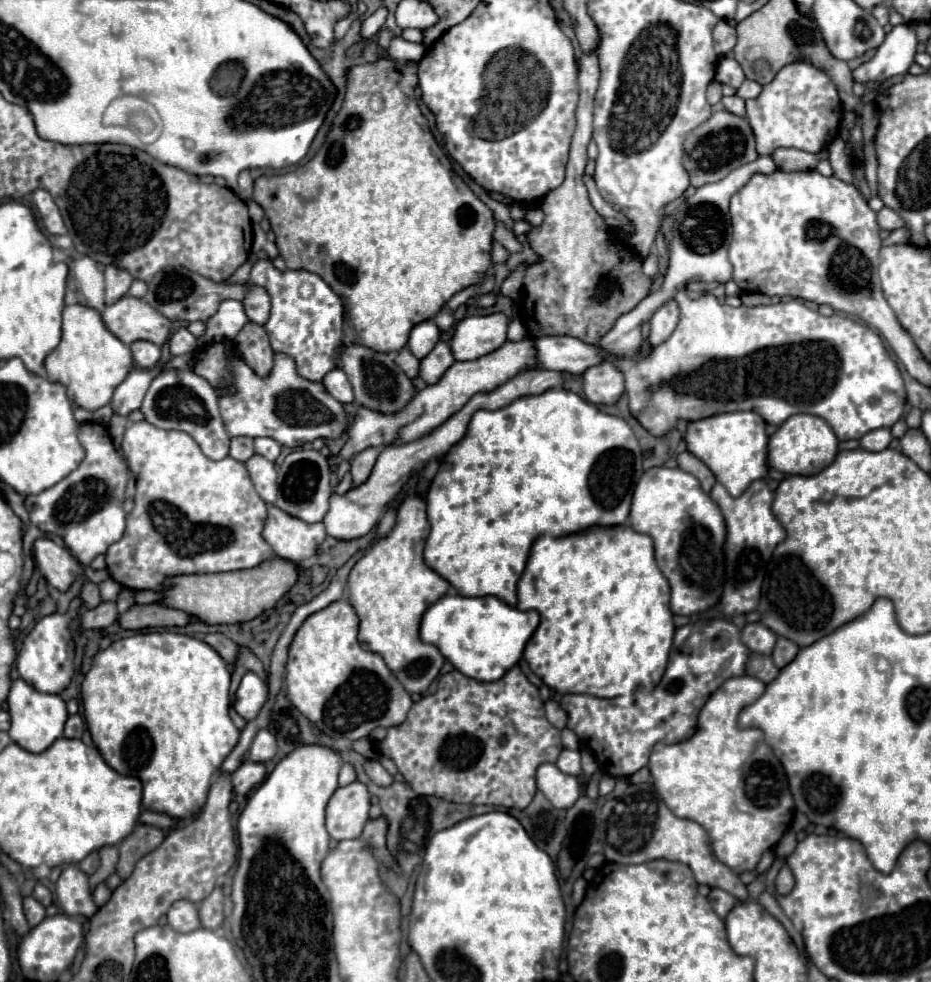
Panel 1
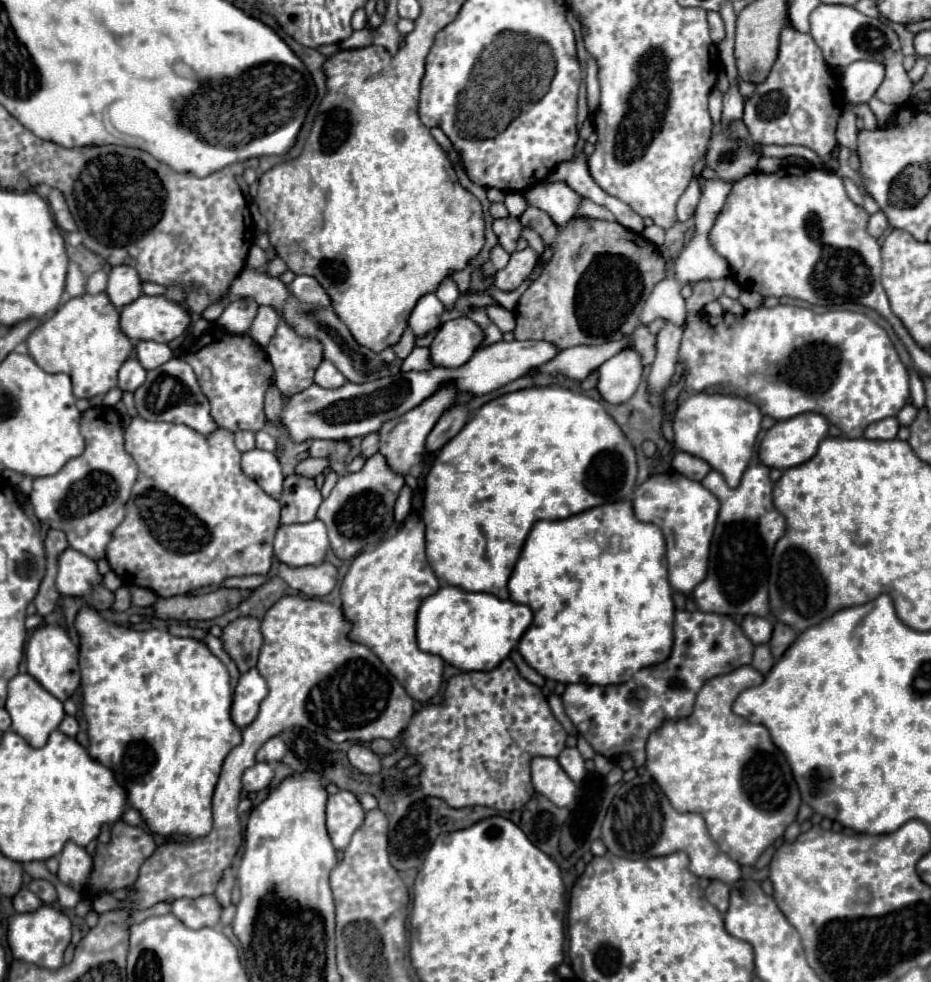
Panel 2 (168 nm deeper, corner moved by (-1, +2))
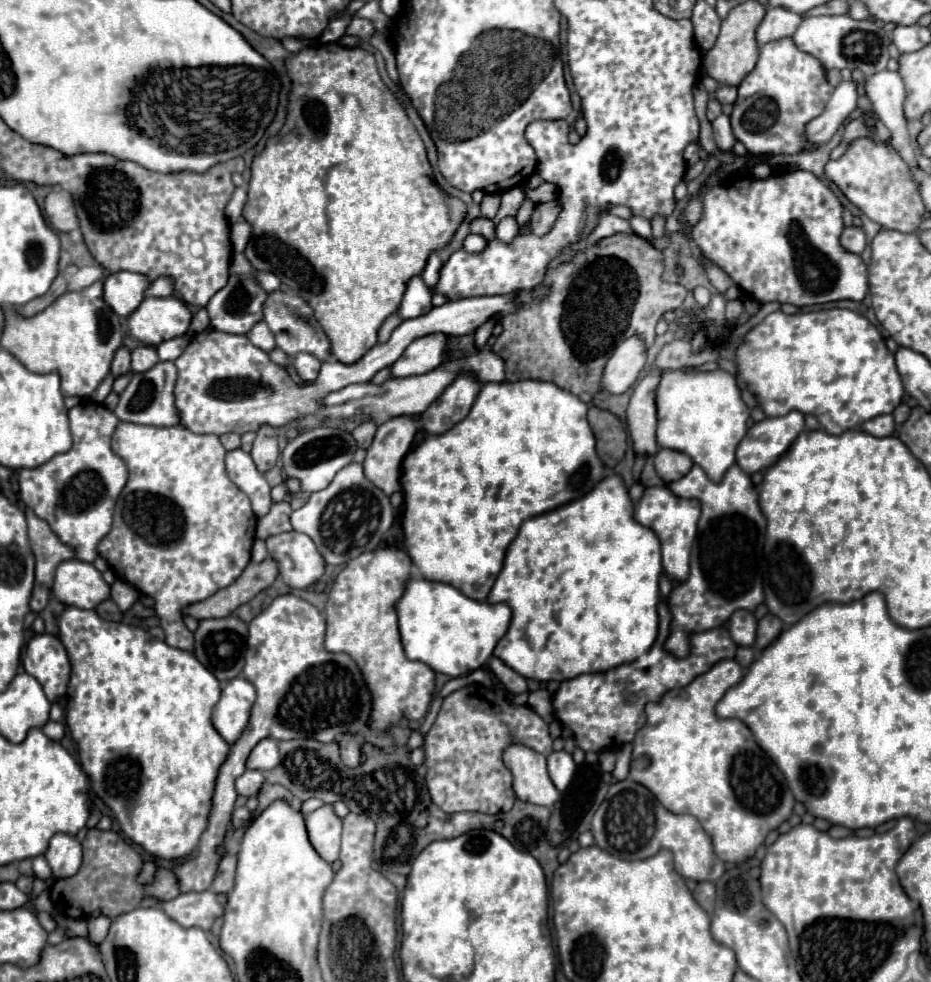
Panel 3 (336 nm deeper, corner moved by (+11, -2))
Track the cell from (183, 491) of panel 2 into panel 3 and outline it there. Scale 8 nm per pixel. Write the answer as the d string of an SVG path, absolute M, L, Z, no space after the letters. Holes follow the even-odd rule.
M120 422L112 434L112 450L126 462L130 480L116 502L112 530L100 540L98 554L112 566L118 578L156 600L156 614L160 616L166 644L192 652L194 636L182 622L182 610L230 586L250 562L256 532L250 500L230 482L224 468L226 450L214 434L194 434L184 426L154 428Z

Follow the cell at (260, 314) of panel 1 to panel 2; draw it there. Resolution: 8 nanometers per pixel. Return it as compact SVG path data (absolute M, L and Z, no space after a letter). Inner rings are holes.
M260 306L248 334L260 346L266 346L270 342L270 338L274 336L274 332L276 332L276 324L278 324L278 312L274 308L270 308L270 306Z

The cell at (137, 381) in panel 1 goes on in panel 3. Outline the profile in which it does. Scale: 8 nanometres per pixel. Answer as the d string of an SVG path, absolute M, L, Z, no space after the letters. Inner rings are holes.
M120 346L112 360L112 374L122 376L126 372L130 372L130 350L126 346Z

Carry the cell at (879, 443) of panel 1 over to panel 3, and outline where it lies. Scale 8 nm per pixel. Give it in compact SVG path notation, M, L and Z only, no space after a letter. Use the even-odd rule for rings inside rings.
M890 414L876 416L876 418L868 420L868 422L864 422L862 430L872 434L872 436L892 436L892 432L894 432L894 418Z

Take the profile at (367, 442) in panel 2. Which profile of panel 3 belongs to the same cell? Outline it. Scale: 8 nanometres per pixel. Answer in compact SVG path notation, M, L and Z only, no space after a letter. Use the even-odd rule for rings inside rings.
M372 420L362 422L358 428L354 428L352 436L354 436L354 440L358 442L360 448L368 448L368 446L372 444L372 438L374 438L374 434L376 434L376 428L378 428L378 426L376 426Z

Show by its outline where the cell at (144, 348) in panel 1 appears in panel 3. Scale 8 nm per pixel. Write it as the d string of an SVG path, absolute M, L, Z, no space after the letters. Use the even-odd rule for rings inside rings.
M138 346L132 350L132 372L146 372L158 362L154 346Z

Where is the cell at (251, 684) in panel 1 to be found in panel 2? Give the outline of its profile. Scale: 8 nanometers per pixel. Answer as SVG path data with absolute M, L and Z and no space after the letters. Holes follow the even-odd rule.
M256 668L244 672L238 680L234 702L232 702L232 720L236 726L248 726L260 710L260 702L266 698L268 686Z

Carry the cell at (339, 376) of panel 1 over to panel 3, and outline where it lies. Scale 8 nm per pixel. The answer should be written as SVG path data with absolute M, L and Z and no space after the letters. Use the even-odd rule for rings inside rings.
M300 352L298 356L294 356L294 362L296 362L296 372L304 382L314 380L318 376L320 364L322 364L316 356L310 356L308 352Z

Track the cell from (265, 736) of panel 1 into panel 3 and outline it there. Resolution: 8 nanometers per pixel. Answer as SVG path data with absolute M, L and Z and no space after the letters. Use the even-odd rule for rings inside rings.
M272 738L260 740L246 760L246 768L254 768L254 770L272 770L278 764L280 764L278 742Z

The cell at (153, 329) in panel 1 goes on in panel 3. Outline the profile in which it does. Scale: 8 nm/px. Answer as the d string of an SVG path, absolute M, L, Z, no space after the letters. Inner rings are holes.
M176 296L146 298L134 314L128 316L130 334L142 344L158 346L164 340L184 336L188 332L192 312Z

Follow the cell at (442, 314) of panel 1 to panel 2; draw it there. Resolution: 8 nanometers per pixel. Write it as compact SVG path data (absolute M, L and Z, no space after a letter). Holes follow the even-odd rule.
M446 278L446 280L438 286L436 296L438 296L438 300L444 304L446 310L452 310L454 304L456 304L456 300L460 298L460 292L458 292L454 280L452 280L452 278Z

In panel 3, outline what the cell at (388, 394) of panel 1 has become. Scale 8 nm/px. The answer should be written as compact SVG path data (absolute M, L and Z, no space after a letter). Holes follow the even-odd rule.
M282 290L272 292L264 304L264 322L274 332L278 348L288 352L288 356L294 356L296 352L314 354L318 360L326 360L330 356L330 340L326 338L322 326L314 318L314 310L300 296L286 294Z

